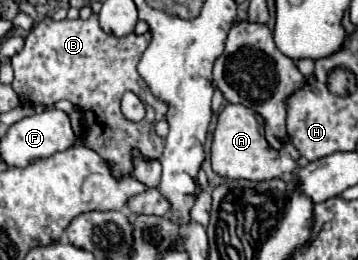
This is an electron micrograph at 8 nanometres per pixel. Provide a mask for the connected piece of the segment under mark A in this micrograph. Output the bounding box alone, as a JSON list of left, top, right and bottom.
[212,103,300,181]

